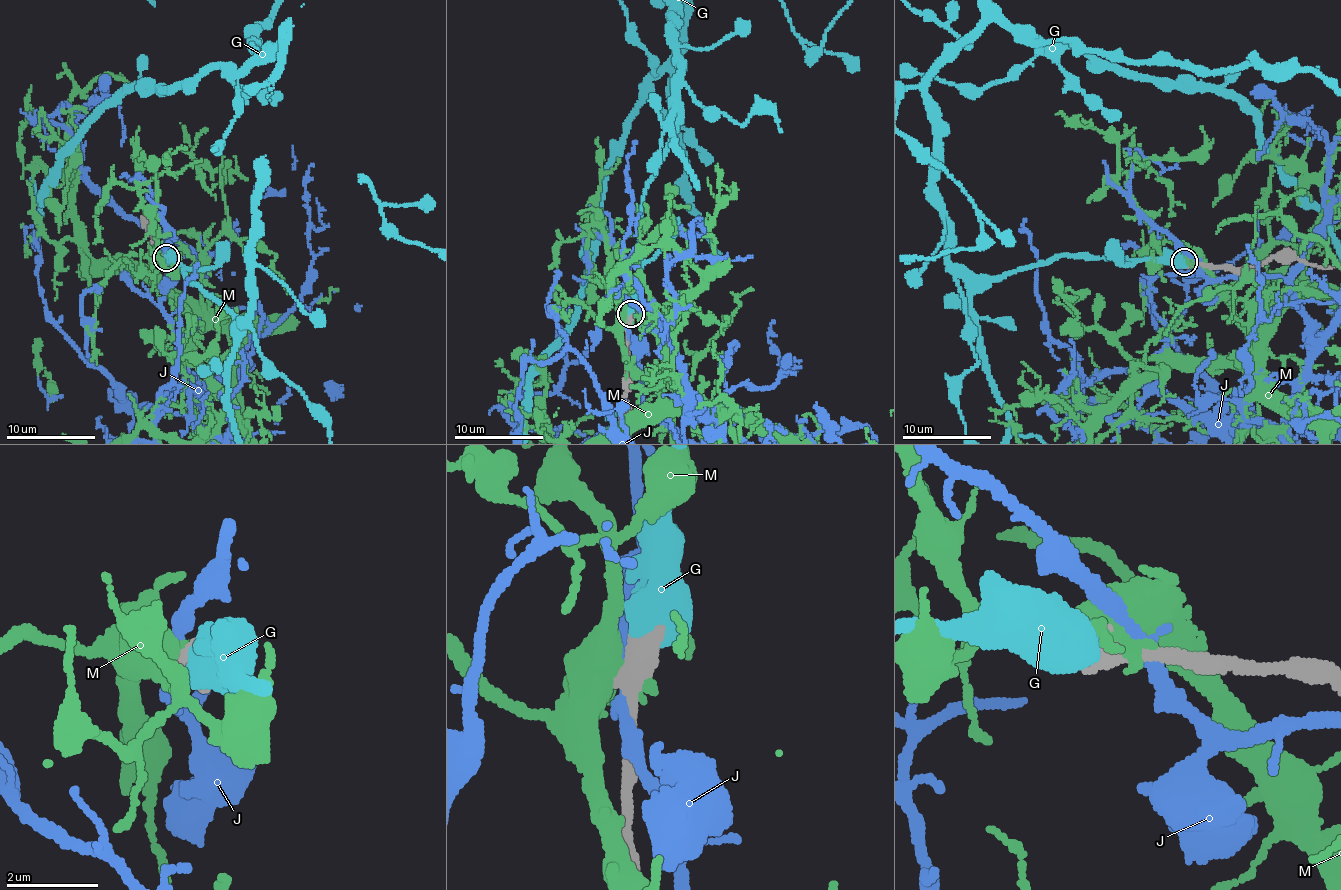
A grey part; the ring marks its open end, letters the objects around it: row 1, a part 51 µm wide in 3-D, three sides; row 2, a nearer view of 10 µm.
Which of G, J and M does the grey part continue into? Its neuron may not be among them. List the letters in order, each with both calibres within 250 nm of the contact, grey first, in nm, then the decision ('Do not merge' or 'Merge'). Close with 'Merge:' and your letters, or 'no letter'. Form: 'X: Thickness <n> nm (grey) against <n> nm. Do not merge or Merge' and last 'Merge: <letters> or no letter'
G: Thickness 440 nm (grey) against 850 nm. Merge
J: Thickness 400 nm (grey) against 280 nm. Do not merge
M: Thickness 480 nm (grey) against 440 nm. Do not merge
Merge: G

